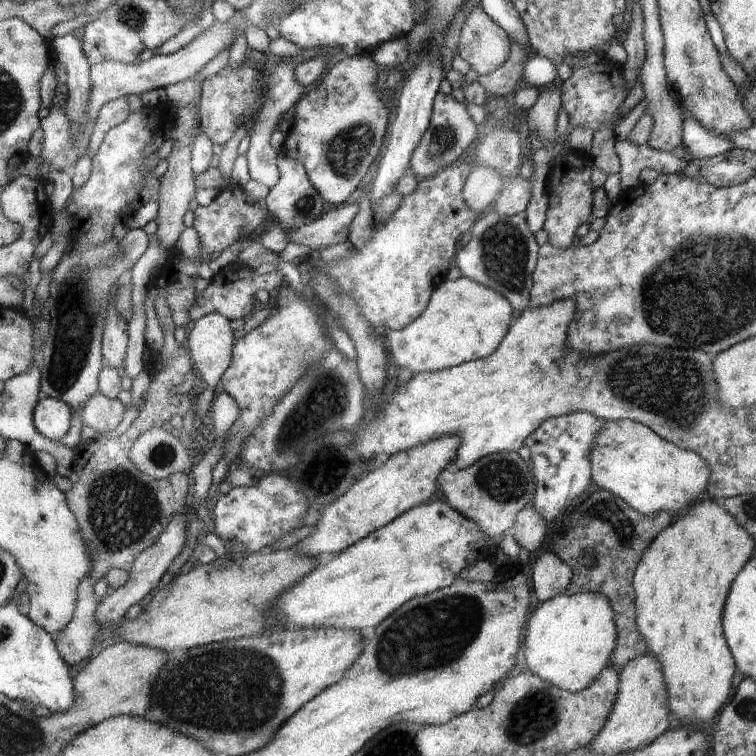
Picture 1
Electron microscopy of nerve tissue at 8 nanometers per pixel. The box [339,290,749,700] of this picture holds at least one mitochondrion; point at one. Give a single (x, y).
(638, 378)

